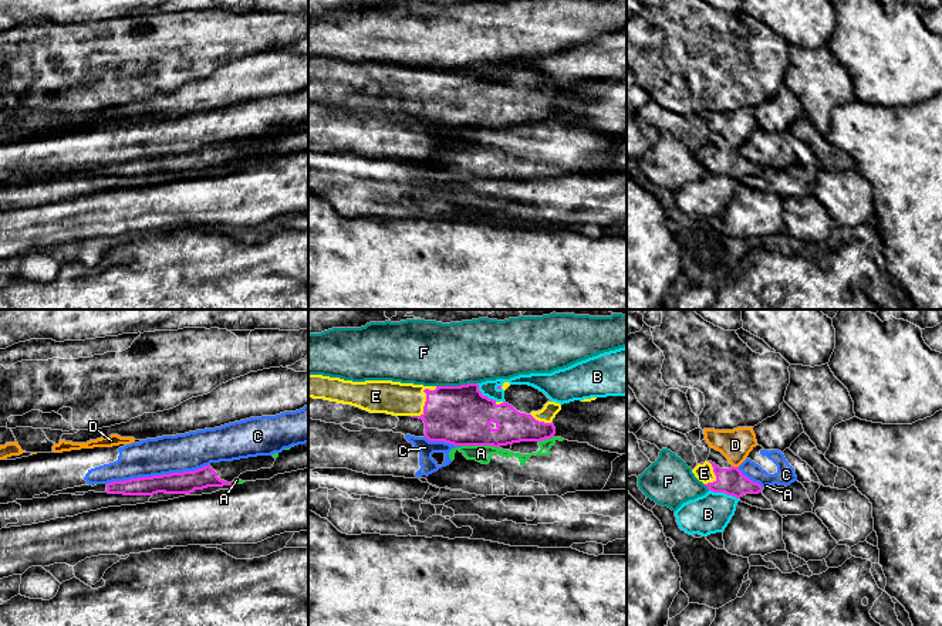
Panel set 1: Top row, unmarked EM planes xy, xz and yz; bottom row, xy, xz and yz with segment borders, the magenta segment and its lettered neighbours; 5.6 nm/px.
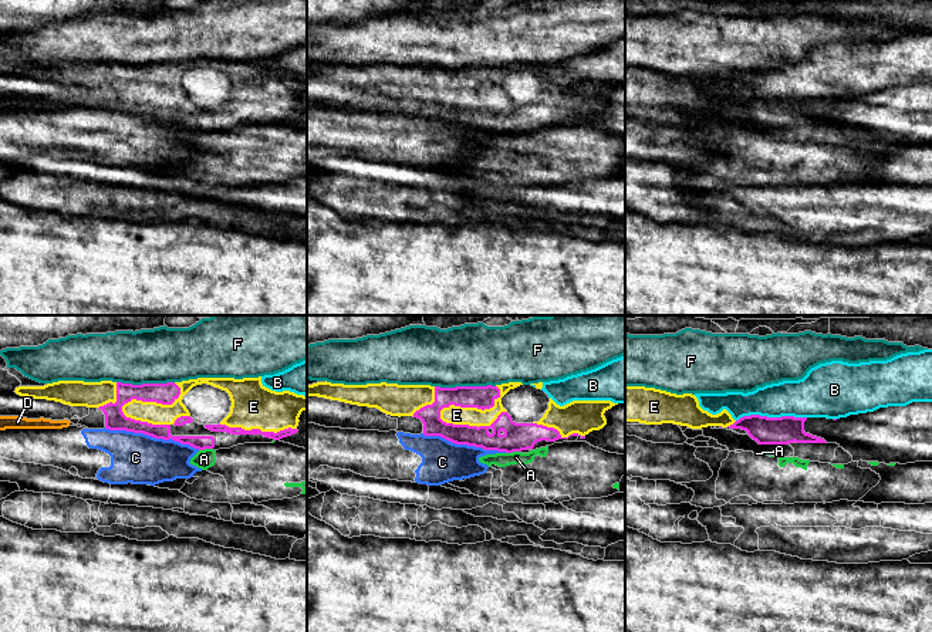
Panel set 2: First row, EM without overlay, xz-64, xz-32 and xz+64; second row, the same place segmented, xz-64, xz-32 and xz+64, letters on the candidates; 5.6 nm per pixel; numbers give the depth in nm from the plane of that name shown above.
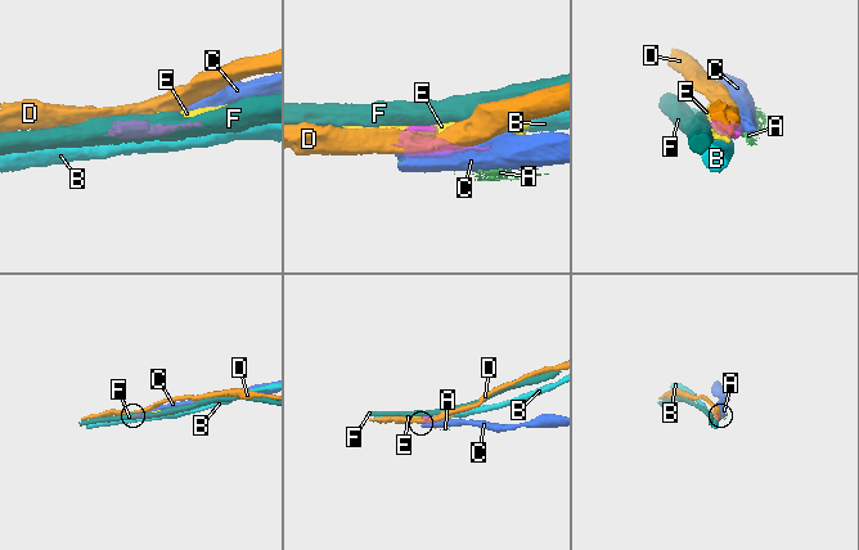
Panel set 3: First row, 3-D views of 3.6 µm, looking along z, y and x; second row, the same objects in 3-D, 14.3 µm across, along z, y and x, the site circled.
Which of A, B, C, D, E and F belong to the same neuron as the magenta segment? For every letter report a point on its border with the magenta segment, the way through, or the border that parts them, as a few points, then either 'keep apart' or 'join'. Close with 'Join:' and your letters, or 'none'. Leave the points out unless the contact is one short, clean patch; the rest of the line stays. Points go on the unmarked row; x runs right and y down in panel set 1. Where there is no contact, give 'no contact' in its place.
A: meets magenta in xz at (479, 127); keep apart
B: meets magenta in yz at (723, 173); keep apart
C: meets magenta in xy at (156, 158); keep apart
D: meets magenta in yz at (735, 149); border along yz (732, 146), (738, 149); keep apart
E: meets magenta in xz at (426, 83); join
F: meets magenta in xz at (456, 68); border along xz (476, 64), (436, 68); keep apart
Join: E

